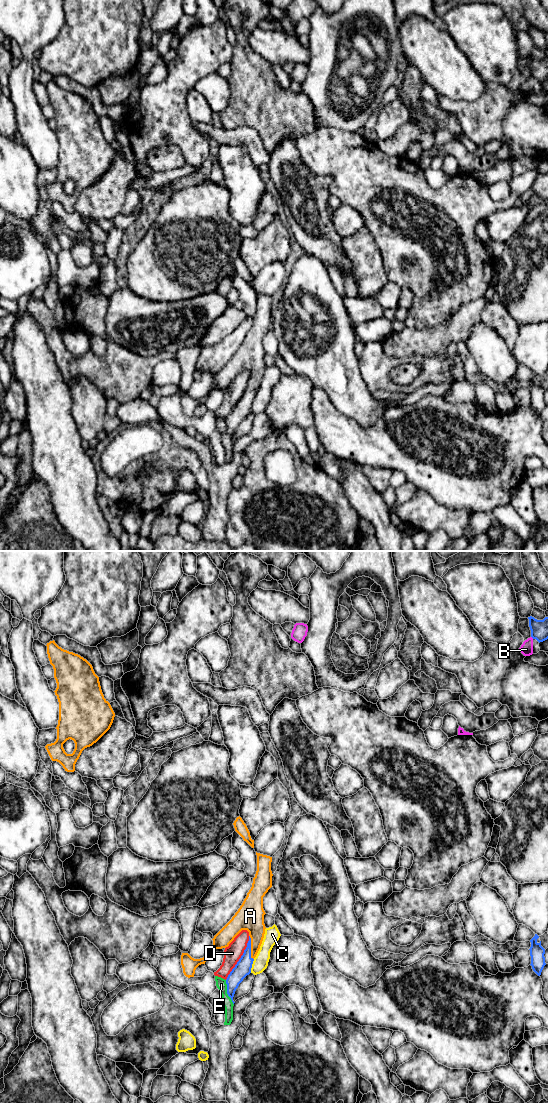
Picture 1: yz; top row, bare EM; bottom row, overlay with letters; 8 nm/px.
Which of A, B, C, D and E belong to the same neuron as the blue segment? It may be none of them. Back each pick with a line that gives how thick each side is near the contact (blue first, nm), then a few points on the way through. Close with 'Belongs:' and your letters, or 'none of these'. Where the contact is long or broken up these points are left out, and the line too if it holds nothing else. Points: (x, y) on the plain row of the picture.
A: Thickness 130 nm (blue) against 220 nm
Belongs: A

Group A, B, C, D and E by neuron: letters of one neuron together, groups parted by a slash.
A / B / C / D / E

